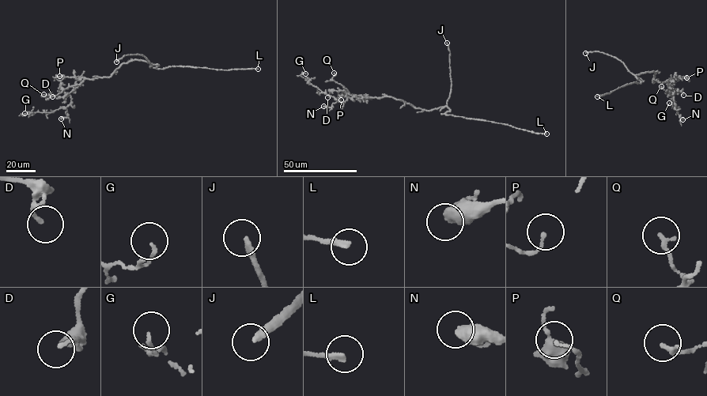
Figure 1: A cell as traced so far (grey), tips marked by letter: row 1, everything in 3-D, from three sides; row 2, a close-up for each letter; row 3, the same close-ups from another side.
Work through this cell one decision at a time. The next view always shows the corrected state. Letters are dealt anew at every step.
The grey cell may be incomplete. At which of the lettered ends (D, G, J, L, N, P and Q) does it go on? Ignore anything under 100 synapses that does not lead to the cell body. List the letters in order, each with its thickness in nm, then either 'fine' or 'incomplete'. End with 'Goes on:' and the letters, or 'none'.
D: 140 nm | fine
G: 110 nm | fine
J: 240 nm | incomplete
L: 240 nm | incomplete
N: 550 nm | fine
P: 130 nm | fine
Q: 180 nm | fine
Goes on: J, L

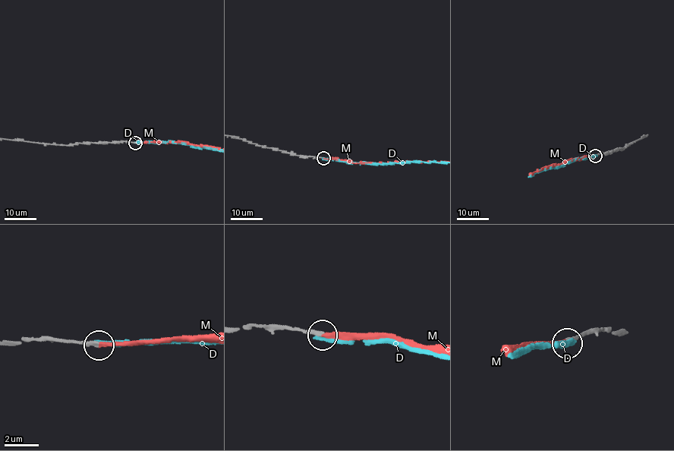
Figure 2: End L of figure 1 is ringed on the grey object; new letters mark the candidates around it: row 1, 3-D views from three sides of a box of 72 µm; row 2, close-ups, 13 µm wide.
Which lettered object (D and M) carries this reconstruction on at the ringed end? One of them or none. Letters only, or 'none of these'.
M

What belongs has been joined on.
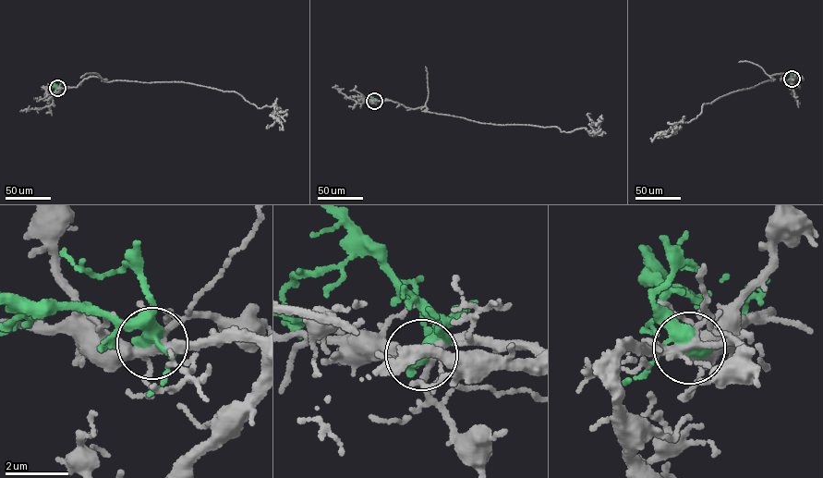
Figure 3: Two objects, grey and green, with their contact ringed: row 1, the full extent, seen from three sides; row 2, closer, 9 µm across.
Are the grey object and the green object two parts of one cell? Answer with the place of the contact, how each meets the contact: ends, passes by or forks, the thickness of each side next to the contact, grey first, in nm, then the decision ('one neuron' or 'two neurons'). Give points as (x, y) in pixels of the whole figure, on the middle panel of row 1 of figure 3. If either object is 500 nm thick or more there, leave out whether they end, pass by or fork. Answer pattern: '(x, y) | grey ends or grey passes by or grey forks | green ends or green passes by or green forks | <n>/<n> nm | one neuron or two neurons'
(374, 101) | grey forks | green passes by | 280/440 nm | two neurons

